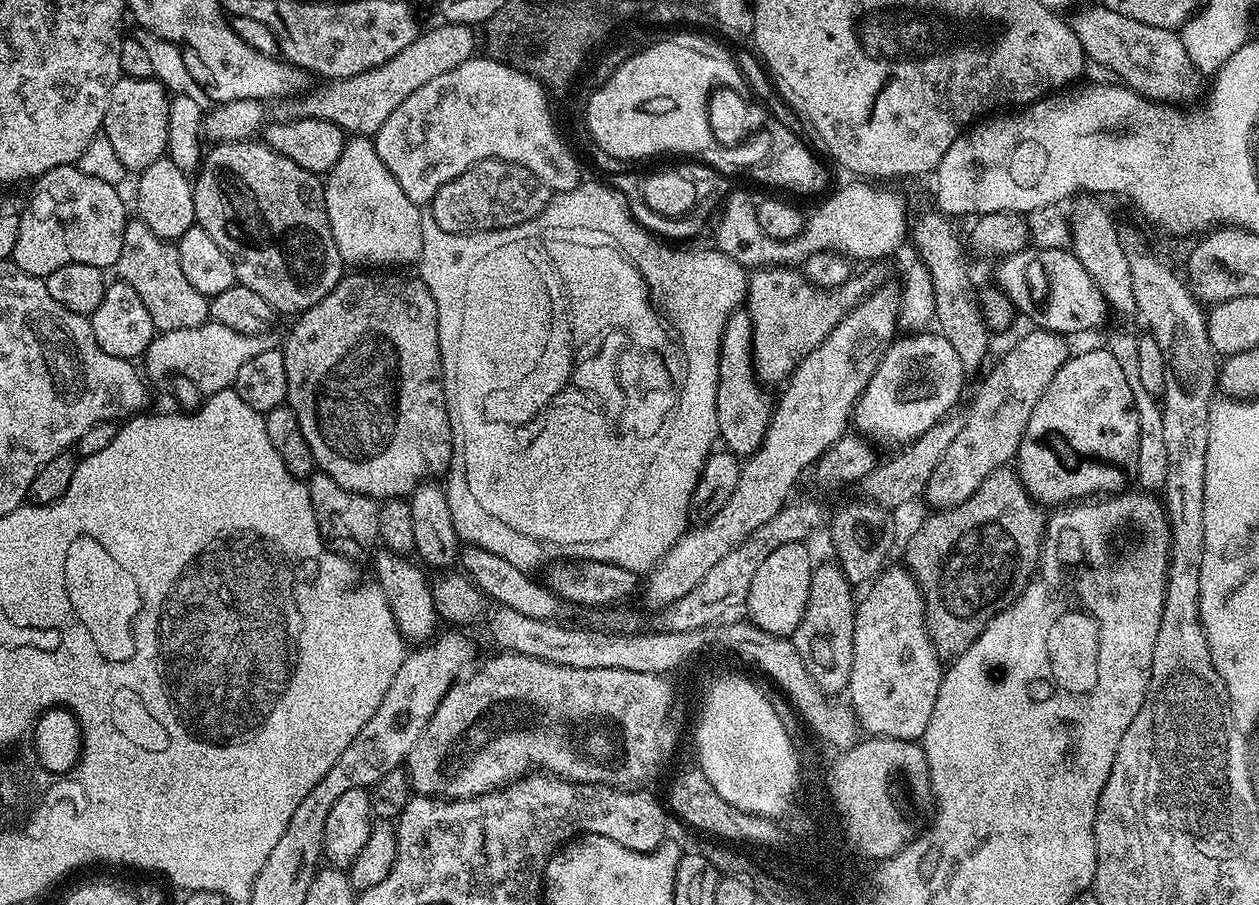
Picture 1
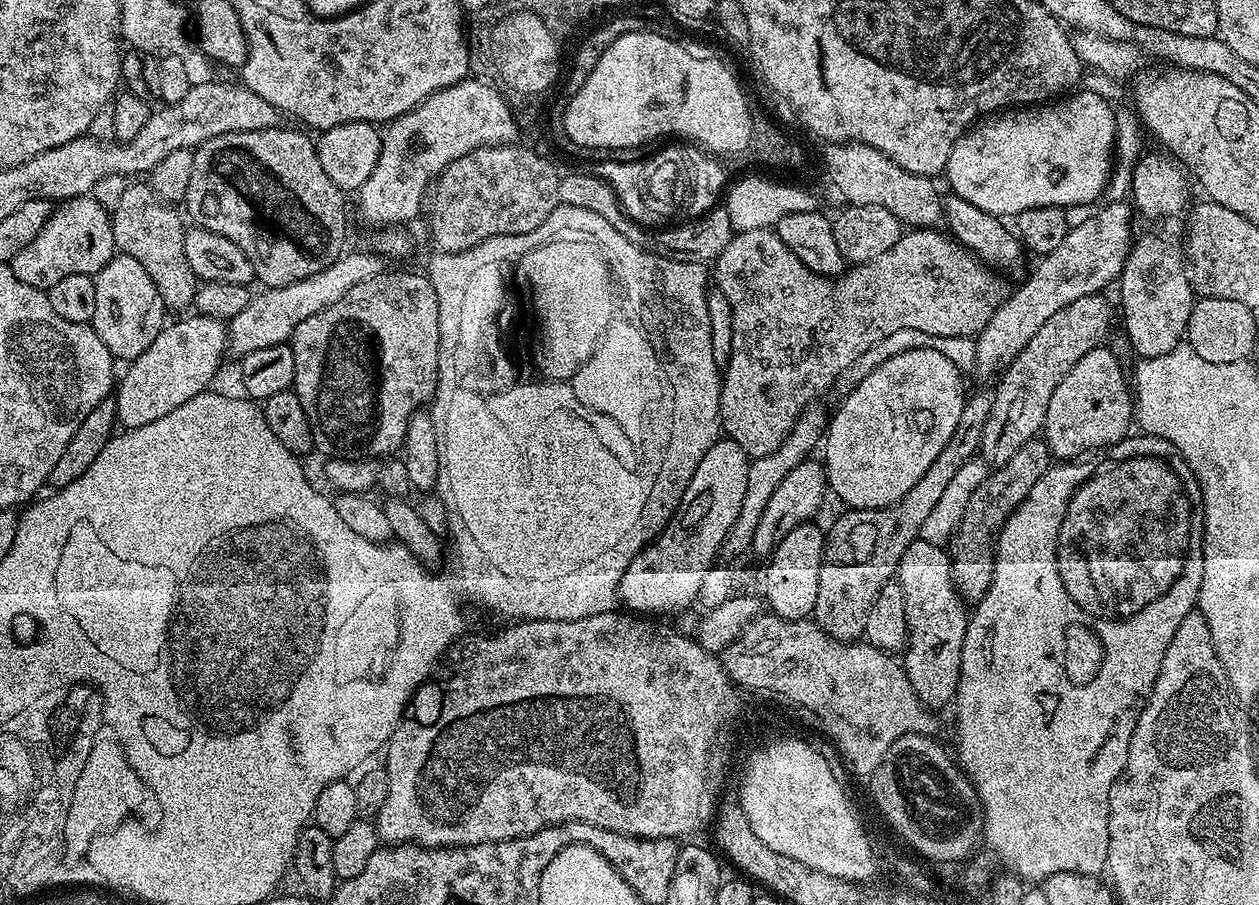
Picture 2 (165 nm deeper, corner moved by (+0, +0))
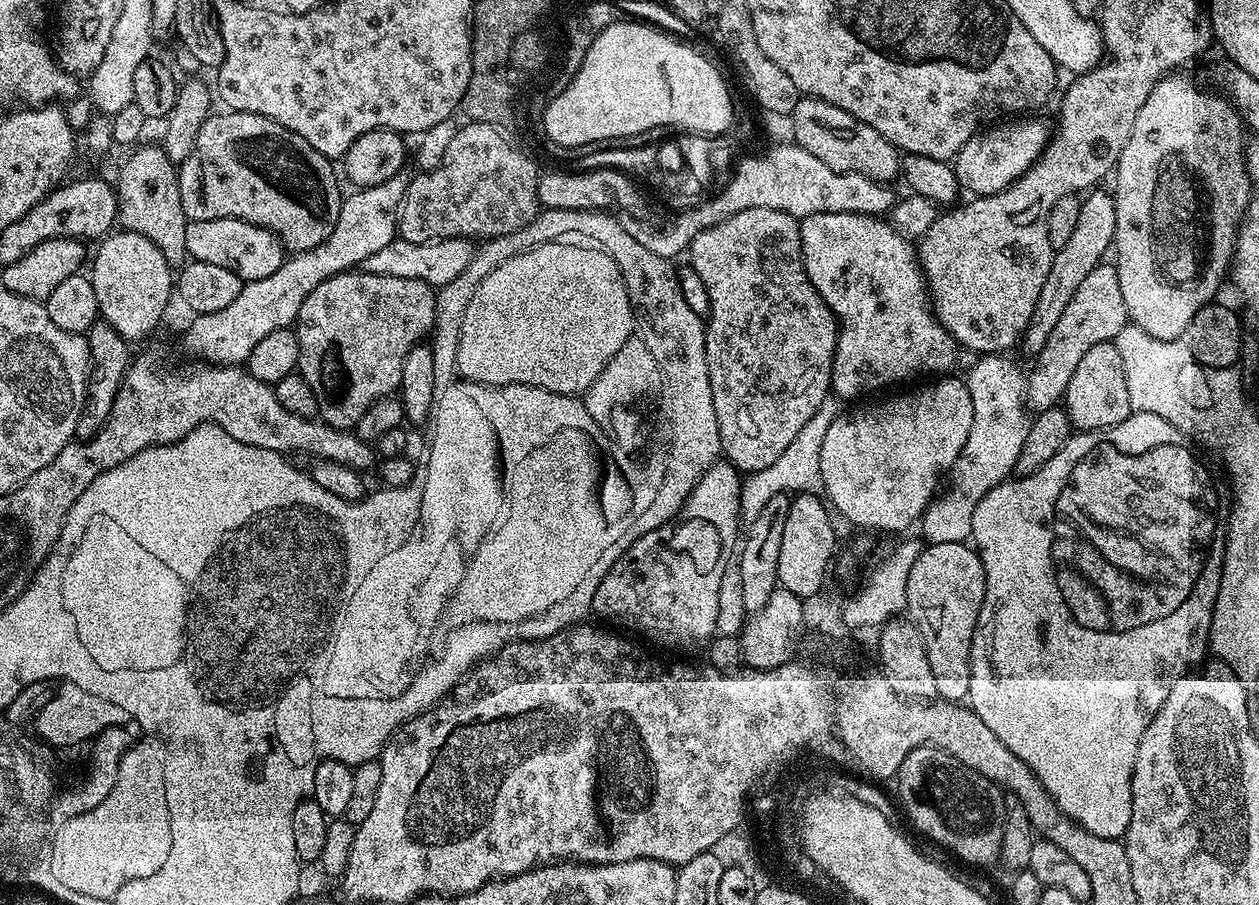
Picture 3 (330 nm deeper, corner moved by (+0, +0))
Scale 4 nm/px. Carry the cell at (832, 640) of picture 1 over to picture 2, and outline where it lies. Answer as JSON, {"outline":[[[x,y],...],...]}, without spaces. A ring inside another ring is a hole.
{"outline":[[[984,386],[981,392],[976,392],[973,396],[971,393],[965,399],[962,418],[958,418],[958,427],[954,429],[950,442],[946,442],[946,450],[942,450],[942,454],[938,454],[938,458],[934,458],[934,466],[930,466],[930,470],[926,470],[926,474],[922,474],[922,478],[918,478],[918,486],[911,488],[897,504],[890,508],[844,510],[844,513],[833,522],[832,529],[830,527],[827,529],[822,570],[818,574],[818,602],[814,613],[814,623],[827,636],[845,642],[856,642],[863,637],[866,614],[870,610],[874,598],[878,598],[878,590],[882,590],[882,586],[887,580],[893,579],[897,575],[902,554],[906,554],[906,546],[910,546],[910,542],[920,539],[922,522],[926,522],[926,518],[930,515],[930,510],[934,510],[938,498],[942,498],[942,493],[946,491],[946,485],[950,482],[950,478],[954,478],[954,474],[958,474],[958,470],[962,470],[964,463],[979,453],[982,430],[986,426],[986,418],[990,418],[990,410],[994,406],[995,397],[995,391],[991,387]]]}

